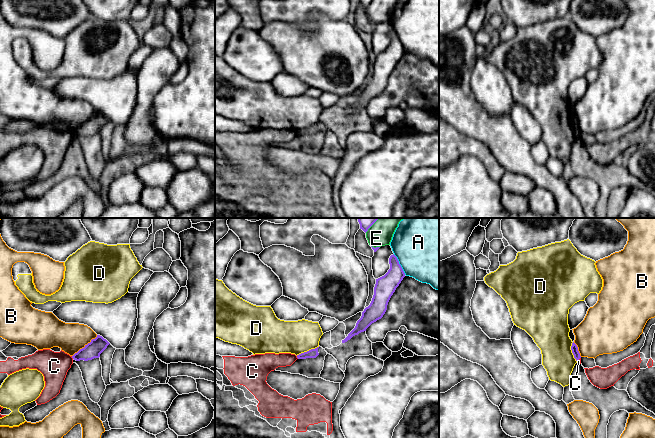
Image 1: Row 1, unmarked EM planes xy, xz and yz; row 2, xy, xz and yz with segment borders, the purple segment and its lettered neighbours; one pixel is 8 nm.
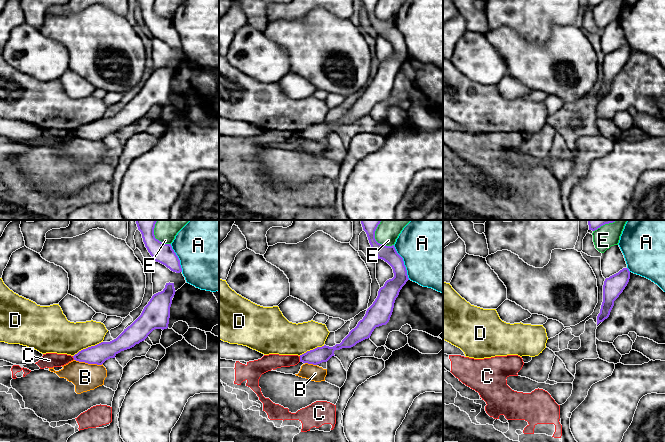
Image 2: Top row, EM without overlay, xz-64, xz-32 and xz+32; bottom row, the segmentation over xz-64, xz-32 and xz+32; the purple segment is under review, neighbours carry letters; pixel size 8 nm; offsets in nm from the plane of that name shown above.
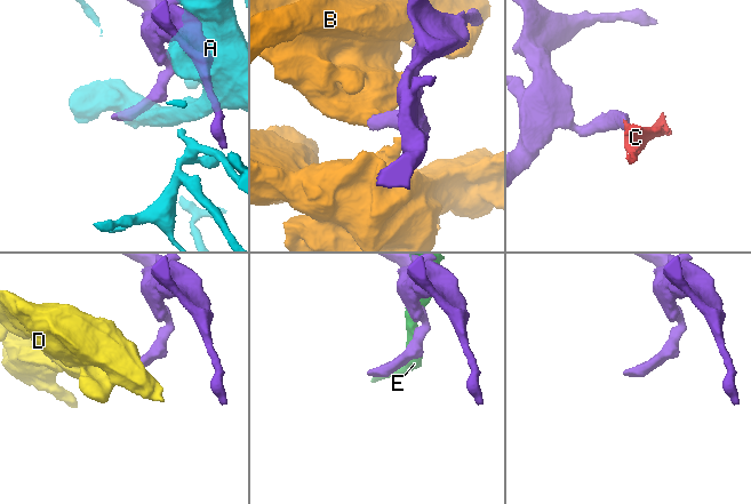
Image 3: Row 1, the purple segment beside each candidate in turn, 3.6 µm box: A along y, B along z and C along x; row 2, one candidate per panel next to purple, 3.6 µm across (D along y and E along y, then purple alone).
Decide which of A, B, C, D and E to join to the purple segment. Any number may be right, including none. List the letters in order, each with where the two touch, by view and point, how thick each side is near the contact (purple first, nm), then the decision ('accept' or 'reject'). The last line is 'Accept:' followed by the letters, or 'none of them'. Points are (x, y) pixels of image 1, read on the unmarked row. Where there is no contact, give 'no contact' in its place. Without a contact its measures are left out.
A: contact xz (399, 40); calibres 170 and 460 nm; reject
B: contact xy (85, 122); calibres 130 and 240 nm; reject
C: contact xy (72, 133); calibres 130 and 220 nm; reject
D: contact xz (307, 127); calibres 80 and 260 nm; reject
E: contact xz (369, 3); calibres 60 and 180 nm; reject
Accept: none of them

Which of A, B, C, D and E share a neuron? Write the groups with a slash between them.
A / B / C / D / E

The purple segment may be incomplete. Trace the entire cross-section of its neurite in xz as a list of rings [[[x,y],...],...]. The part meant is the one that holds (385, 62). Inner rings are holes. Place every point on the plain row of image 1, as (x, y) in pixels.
[[[394,30],[390,32],[389,40],[390,45],[388,48],[384,52],[376,55],[374,71],[370,81],[364,85],[355,104],[344,116],[342,116],[342,119],[347,118],[353,112],[366,107],[372,99],[381,95],[385,90],[391,72],[405,53],[405,49]]]

